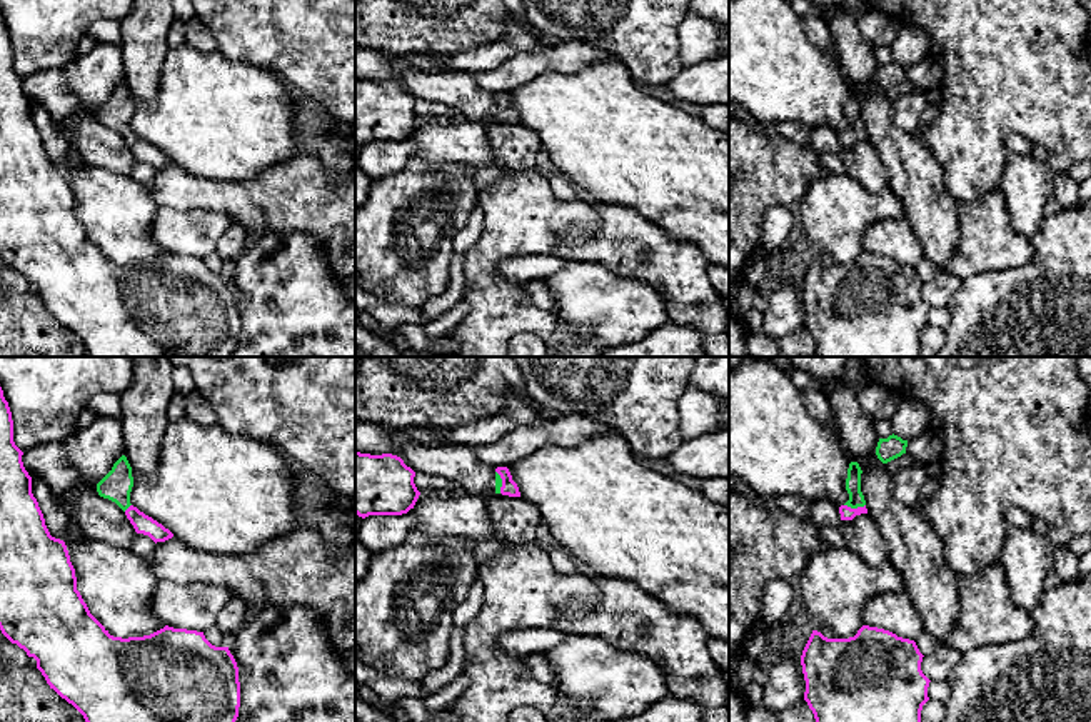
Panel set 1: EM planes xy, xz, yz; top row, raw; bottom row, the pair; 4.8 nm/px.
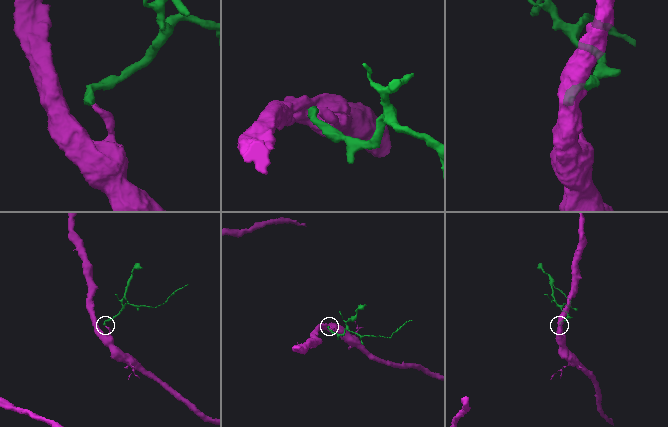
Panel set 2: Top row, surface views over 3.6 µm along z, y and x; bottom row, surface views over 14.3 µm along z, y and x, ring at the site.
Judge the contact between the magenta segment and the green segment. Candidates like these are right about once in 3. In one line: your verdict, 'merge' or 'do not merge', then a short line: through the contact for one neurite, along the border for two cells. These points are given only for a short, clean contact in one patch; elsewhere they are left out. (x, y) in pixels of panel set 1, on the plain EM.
merge | yz (846, 139), (854, 135), (853, 109)

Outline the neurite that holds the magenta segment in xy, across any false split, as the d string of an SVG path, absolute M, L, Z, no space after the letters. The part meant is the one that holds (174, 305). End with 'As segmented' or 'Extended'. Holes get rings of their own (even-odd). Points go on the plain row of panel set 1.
M0 13L2 260L37 287L50 315L83 342L88 357L232 357L240 308L229 273L212 272L204 258L168 252L143 263L110 262L77 217L67 172L50 162L22 82Z. As segmented

